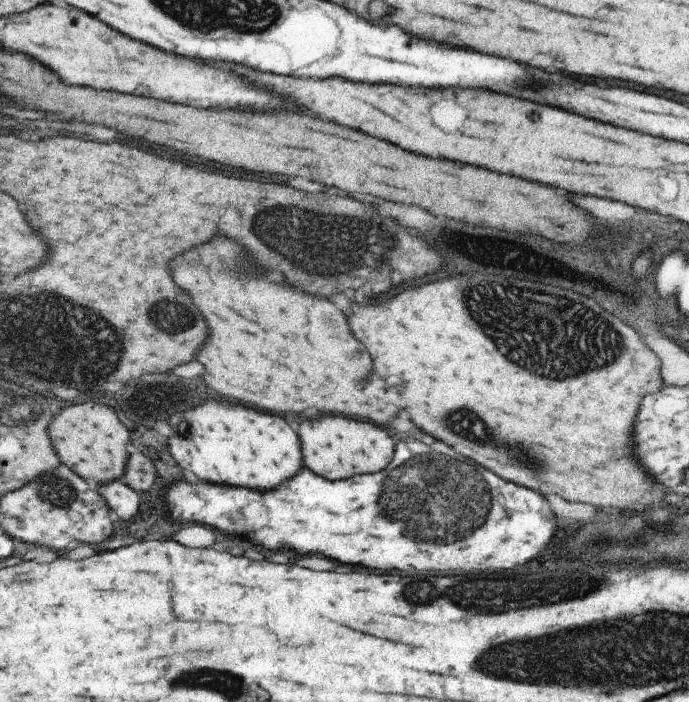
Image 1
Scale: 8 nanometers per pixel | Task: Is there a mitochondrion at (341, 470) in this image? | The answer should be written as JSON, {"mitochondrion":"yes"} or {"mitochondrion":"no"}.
{"mitochondrion":"no"}

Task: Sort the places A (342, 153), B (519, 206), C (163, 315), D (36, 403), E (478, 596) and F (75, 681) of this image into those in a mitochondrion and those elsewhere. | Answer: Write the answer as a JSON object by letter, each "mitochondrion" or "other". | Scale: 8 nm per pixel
{"A":"other","B":"other","C":"mitochondrion","D":"mitochondrion","E":"mitochondrion","F":"other"}

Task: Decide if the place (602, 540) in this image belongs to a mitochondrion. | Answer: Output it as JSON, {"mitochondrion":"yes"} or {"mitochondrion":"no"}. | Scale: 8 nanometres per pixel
{"mitochondrion":"yes"}

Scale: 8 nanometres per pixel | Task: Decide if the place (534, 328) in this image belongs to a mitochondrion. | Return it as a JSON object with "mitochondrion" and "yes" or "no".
{"mitochondrion":"yes"}

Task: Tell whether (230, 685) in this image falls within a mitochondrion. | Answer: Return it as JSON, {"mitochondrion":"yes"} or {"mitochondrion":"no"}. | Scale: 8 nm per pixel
{"mitochondrion":"yes"}

